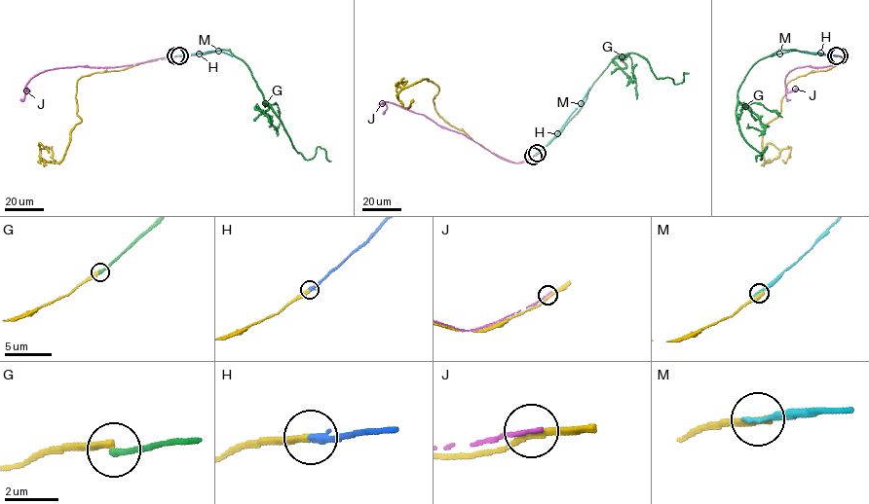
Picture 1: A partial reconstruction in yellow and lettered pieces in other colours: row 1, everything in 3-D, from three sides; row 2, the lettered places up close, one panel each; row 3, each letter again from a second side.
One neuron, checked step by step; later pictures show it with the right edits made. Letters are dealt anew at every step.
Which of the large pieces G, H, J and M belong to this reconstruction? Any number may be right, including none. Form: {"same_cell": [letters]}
{"same_cell": ["H"]}

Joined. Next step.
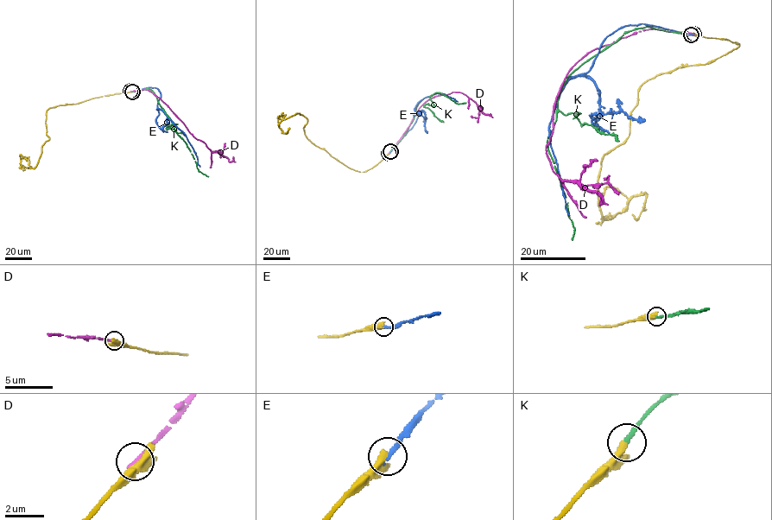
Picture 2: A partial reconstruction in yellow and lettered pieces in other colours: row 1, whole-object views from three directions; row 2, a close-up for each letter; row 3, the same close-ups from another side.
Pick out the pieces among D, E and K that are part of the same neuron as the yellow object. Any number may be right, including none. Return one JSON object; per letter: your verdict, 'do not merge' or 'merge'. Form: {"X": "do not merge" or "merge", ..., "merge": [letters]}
{"D": "do not merge", "E": "do not merge", "K": "merge", "merge": ["K"]}

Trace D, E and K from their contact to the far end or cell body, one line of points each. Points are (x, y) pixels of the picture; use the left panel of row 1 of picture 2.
D: (130, 91), (148, 90), (211, 151), (218, 152), (229, 161), (233, 156)
E: (132, 91), (149, 87), (158, 90), (161, 97), (157, 107), (184, 134), (199, 167)
K: (132, 91), (147, 88), (152, 90), (174, 131), (186, 145), (197, 168), (208, 177)

